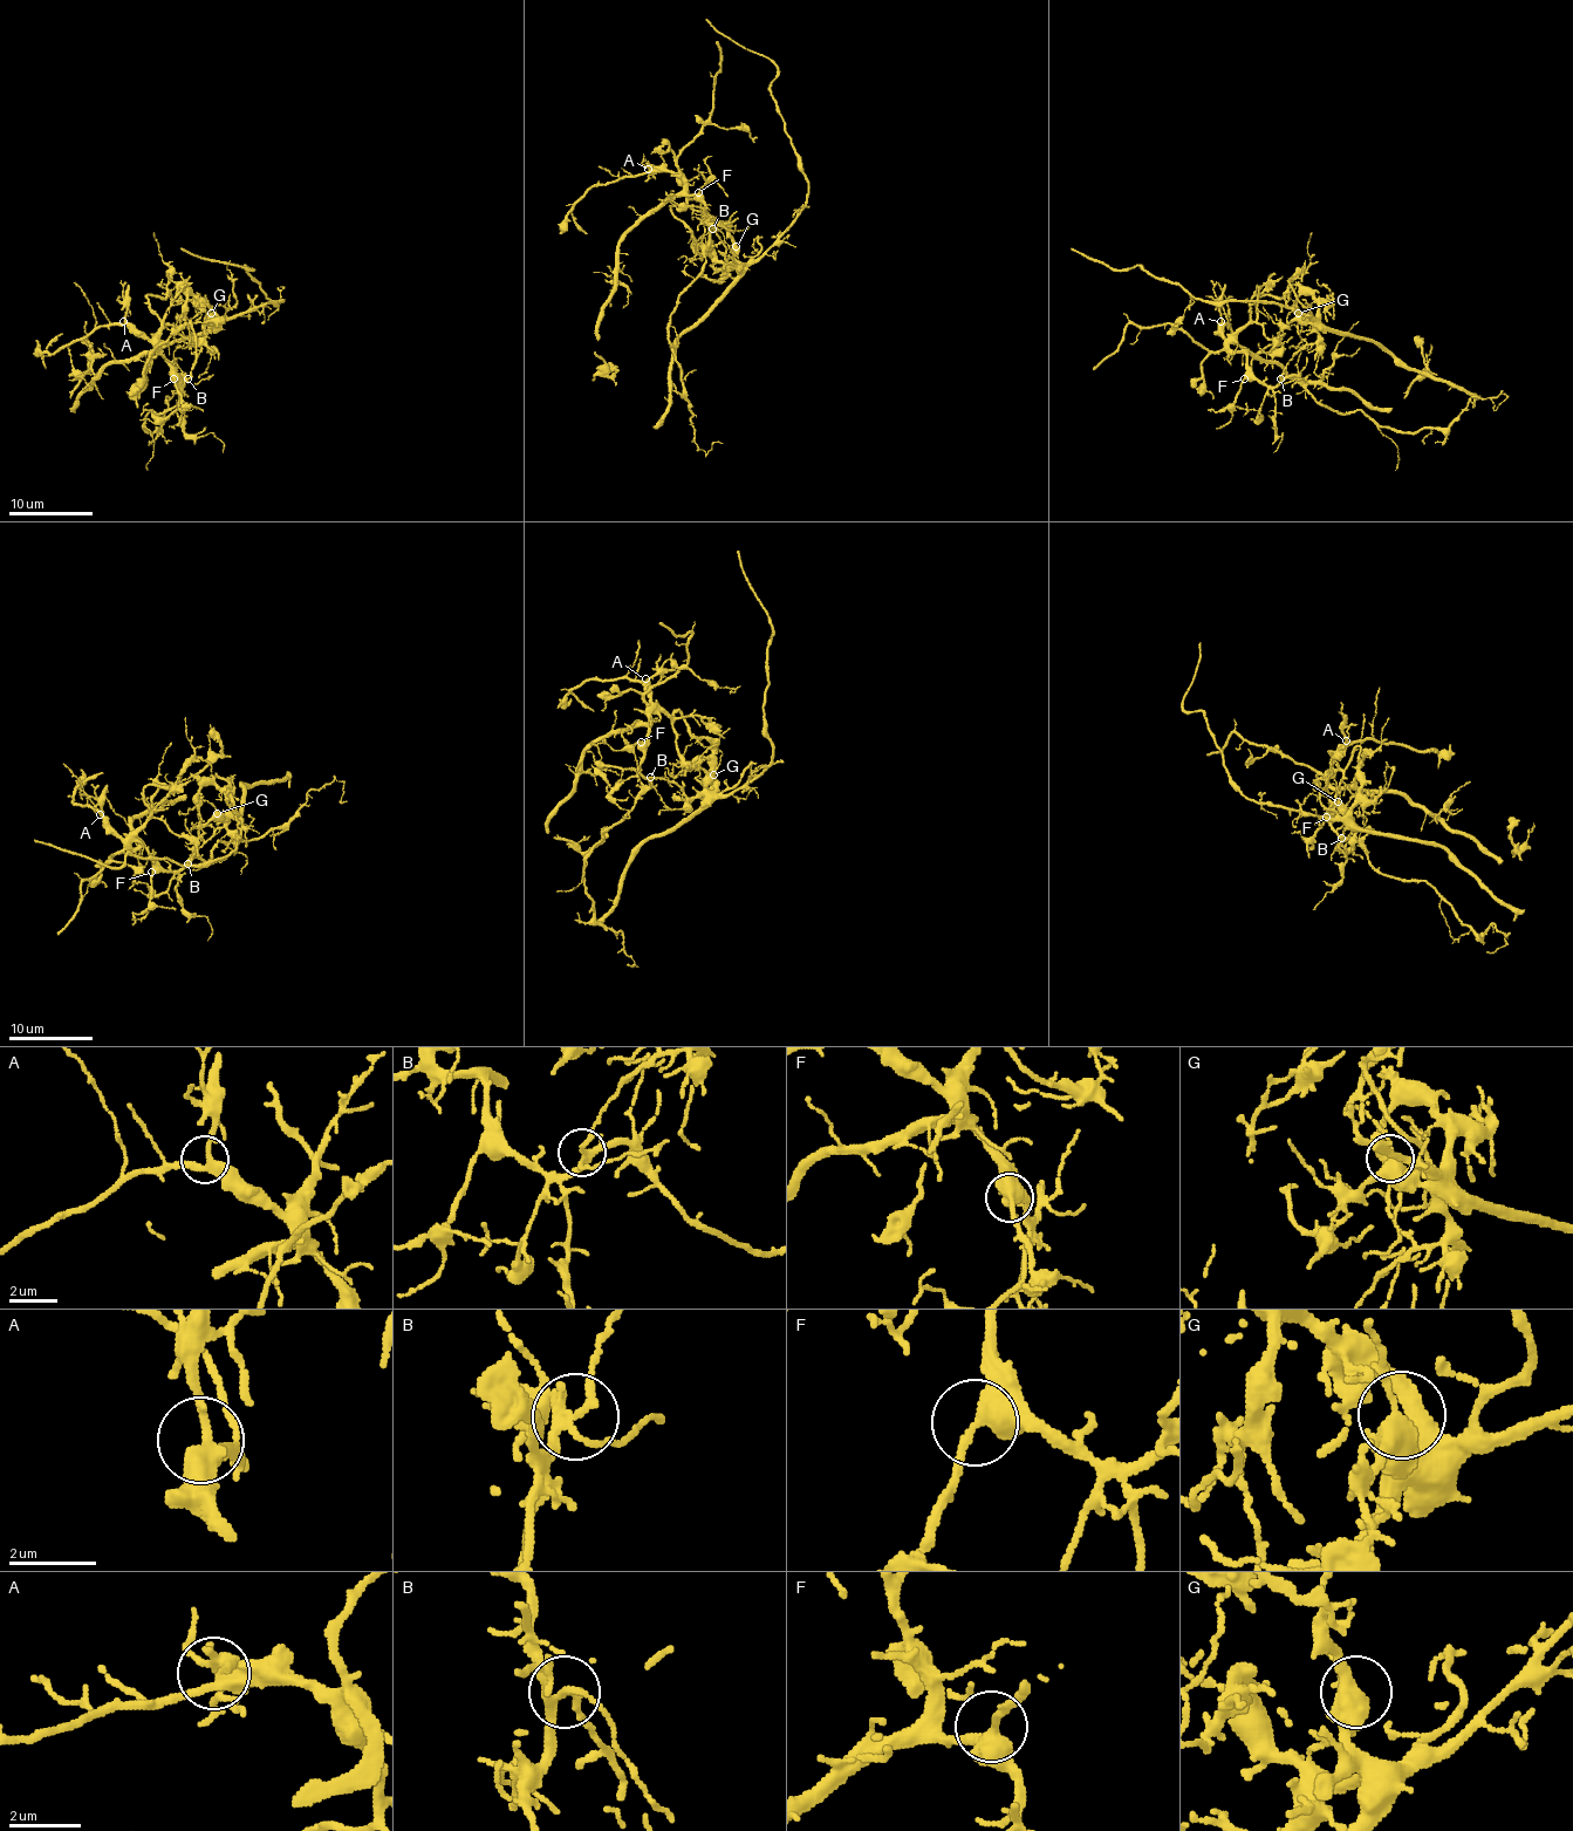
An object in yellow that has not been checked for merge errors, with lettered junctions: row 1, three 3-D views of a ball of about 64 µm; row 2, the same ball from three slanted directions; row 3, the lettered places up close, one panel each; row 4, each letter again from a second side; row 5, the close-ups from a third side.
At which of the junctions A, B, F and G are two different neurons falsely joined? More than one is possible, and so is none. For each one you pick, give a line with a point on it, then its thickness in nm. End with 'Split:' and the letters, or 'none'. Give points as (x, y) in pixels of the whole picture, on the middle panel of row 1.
B: place (712, 229); calibre 220 nm
Split: B

